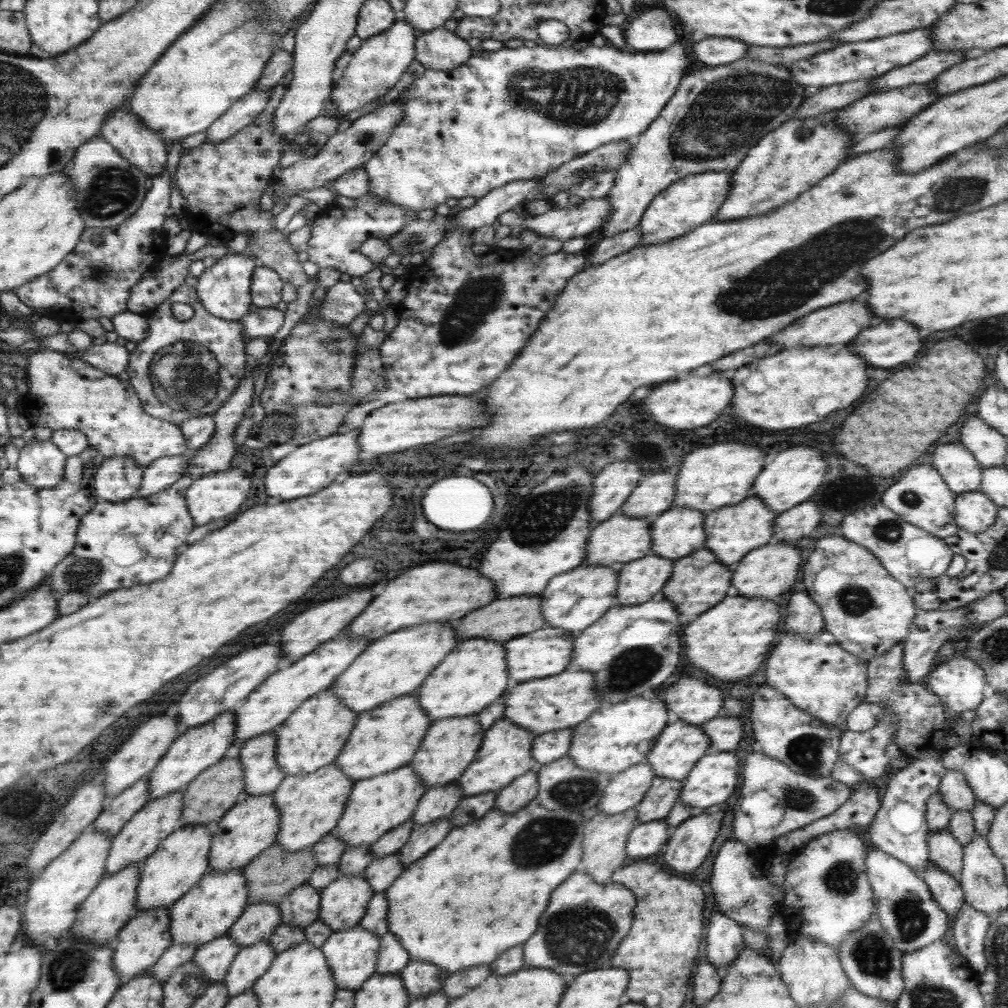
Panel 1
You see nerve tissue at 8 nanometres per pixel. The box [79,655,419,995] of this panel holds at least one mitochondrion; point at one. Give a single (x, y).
(106, 704)

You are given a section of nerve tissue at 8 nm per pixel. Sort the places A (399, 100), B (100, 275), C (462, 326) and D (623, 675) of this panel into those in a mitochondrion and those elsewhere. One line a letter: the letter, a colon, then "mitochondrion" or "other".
A: other
B: mitochondrion
C: mitochondrion
D: mitochondrion

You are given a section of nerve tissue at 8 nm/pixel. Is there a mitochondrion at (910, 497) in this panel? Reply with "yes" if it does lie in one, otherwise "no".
yes

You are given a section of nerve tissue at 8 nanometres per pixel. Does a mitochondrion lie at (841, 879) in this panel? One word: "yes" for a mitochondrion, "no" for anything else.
yes

